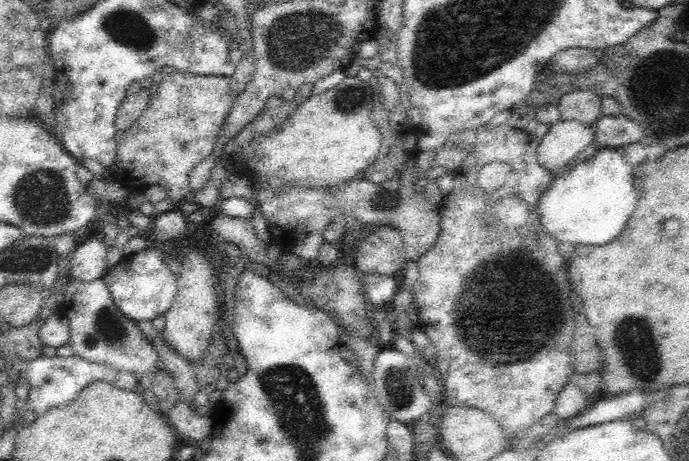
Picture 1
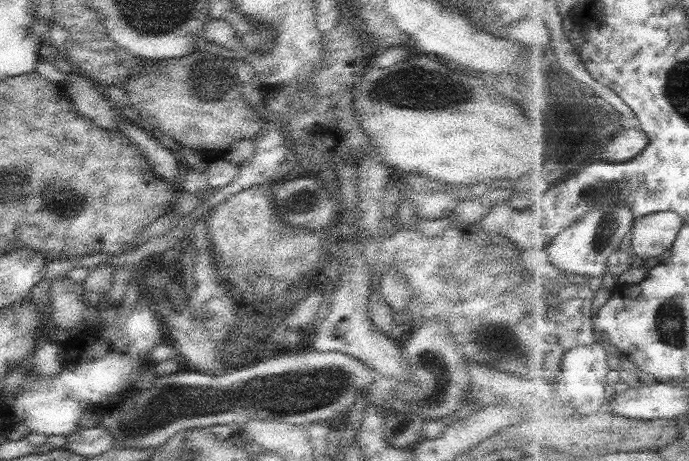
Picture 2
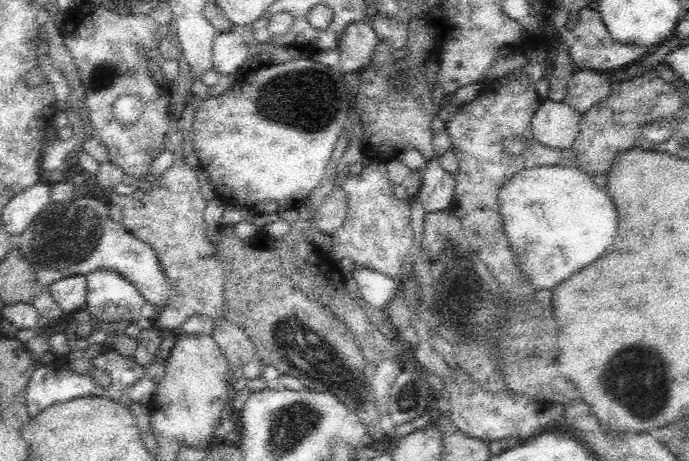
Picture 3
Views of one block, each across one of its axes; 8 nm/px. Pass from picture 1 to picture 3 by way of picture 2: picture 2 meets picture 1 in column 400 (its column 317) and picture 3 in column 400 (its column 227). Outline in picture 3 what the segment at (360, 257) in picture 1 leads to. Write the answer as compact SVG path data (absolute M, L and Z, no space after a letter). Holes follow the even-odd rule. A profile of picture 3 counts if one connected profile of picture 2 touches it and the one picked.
M368 159L360 174L350 176L344 184L340 184L347 198L347 213L342 226L332 234L331 256L341 264L370 268L386 276L400 278L400 268L407 256L414 254L413 230L410 226L410 201L396 197L395 185L390 180L384 161Z

